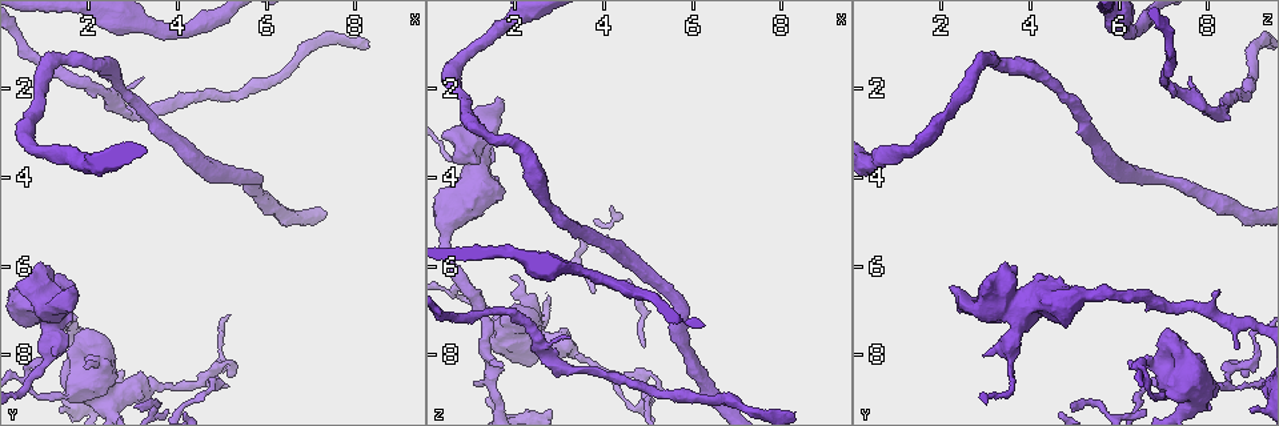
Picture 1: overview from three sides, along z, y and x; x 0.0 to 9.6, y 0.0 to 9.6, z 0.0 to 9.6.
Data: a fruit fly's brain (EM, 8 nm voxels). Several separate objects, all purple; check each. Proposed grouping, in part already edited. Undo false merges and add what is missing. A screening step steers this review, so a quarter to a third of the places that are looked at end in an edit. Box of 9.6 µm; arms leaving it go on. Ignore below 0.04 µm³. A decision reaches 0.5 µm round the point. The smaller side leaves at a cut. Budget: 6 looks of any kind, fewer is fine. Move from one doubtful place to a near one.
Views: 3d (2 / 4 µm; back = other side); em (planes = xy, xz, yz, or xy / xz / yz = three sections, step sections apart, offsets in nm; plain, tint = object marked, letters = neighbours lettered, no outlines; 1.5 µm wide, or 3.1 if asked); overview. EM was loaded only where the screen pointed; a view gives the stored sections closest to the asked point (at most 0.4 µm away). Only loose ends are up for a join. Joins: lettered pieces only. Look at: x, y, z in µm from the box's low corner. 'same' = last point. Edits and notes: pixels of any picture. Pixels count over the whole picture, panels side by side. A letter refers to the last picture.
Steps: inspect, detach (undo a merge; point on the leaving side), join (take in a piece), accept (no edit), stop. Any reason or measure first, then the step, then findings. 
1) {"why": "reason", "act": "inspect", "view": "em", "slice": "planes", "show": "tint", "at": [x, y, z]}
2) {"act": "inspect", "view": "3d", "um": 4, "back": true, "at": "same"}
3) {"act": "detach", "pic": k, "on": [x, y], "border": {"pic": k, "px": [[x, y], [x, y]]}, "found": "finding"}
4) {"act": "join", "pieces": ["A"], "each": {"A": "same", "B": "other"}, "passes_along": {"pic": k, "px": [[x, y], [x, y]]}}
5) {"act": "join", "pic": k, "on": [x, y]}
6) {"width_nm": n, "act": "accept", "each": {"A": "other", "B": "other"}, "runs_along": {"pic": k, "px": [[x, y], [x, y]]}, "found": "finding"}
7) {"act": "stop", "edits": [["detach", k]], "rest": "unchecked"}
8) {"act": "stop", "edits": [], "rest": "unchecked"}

{"why": "thick turns thin", "act": "inspect", "view": "em", "slice": "xz", "step": 8, "show": "tint", "at": [3.15, 8.80, 7.85]}

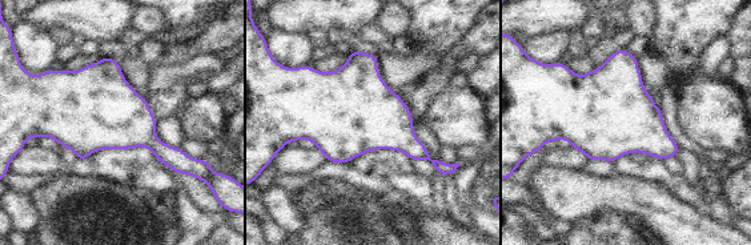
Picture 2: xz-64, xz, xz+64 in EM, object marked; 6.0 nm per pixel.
{"why": "cut it another way", "act": "inspect", "view": "em", "slice": "planes", "show": "letters", "at": "same"}

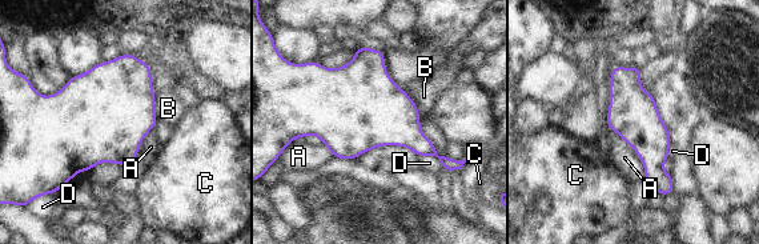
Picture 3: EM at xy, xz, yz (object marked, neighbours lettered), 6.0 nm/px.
{"longest_contact_nm": ["A", 440], "act": "accept", "each": {"A": "other", "B": "other", "C": "other", "D": "other"}, "runs_along": {"pic": 3, "px": [[617, 70], [651, 140], [663, 191]]}, "found": "all the same cell"}

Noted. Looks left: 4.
{"why": "free end", "act": "inspect", "view": "em", "slice": "planes", "show": "plain", "at": [1.80, 6.60, 8.30]}

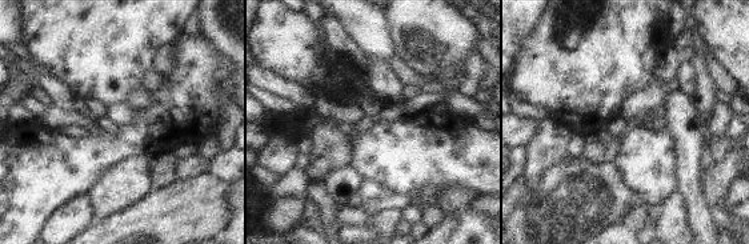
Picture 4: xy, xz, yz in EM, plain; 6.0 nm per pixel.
{"act": "inspect", "view": "em", "slice": "planes", "show": "letters", "at": "same"}

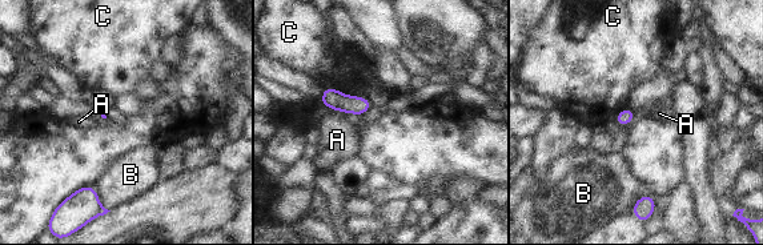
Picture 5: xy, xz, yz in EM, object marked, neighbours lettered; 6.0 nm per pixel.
{"act": "accept", "each": {"A": "other", "B": "other", "C": "other"}, "found": "no lettered piece goes on from it"}

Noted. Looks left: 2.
{"why": "free end", "act": "inspect", "view": "3d", "um": 2, "back": true, "at": [1.55, 6.50, 2.20]}

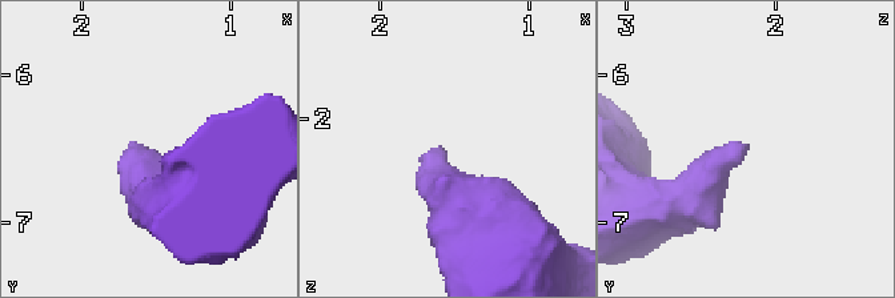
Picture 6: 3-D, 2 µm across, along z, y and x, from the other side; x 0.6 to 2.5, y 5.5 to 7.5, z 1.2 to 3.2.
{"act": "inspect", "view": "em", "slice": "planes", "show": "letters", "at": [1.62, 6.48, 2.16]}

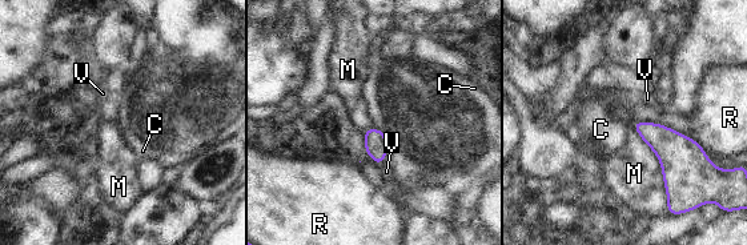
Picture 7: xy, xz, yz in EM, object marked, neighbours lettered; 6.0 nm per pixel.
{"act": "accept", "each": {"C": "other", "M": "other", "R": "other", "V": "other"}, "found": "none of them fits"}

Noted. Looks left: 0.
{"act": "stop", "edits": [], "rest": "unchecked"}

